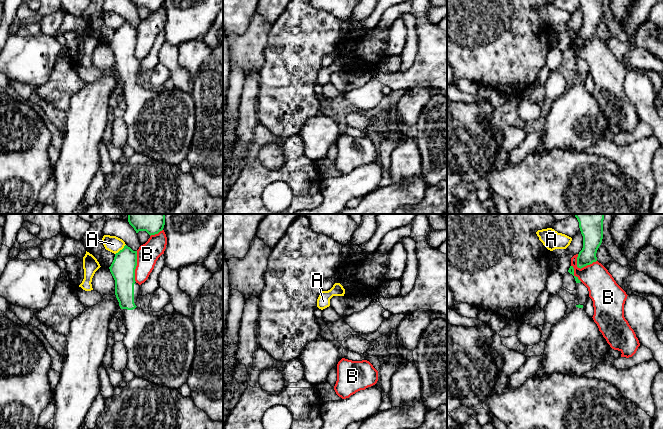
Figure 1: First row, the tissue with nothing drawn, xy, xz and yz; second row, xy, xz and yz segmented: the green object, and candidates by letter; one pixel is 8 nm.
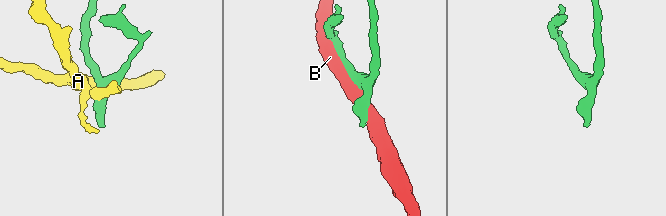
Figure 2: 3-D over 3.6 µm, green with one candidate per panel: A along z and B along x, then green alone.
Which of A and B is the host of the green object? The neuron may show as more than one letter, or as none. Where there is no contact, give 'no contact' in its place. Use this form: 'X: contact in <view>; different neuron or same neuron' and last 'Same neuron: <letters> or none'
A: contact in xy; different neuron
B: contact in yz; different neuron
Same neuron: none

